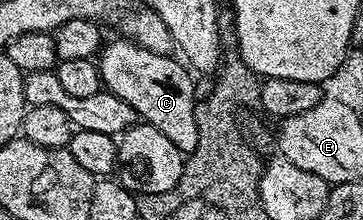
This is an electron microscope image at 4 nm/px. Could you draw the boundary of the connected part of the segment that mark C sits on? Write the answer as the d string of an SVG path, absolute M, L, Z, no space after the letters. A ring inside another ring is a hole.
M123 38L115 39L109 44L107 41L98 53L103 87L118 94L122 102L130 102L137 117L143 123L162 130L162 134L166 134L180 152L192 152L194 146L198 146L198 97L196 84L192 81L193 73L175 55L154 54L154 50L146 50L141 44L133 44Z

